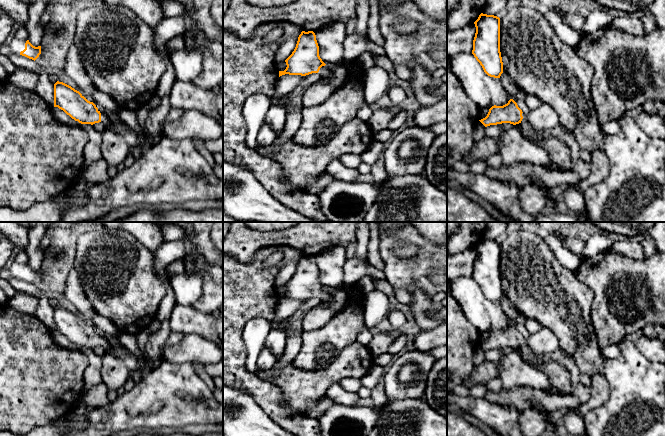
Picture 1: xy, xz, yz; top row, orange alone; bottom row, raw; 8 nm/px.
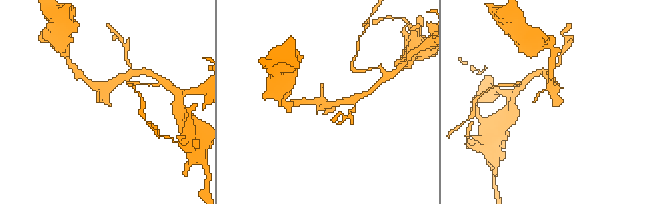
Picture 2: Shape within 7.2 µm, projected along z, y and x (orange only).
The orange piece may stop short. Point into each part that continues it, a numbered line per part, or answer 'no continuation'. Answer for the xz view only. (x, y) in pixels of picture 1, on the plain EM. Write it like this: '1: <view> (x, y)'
1: xz (324, 296)

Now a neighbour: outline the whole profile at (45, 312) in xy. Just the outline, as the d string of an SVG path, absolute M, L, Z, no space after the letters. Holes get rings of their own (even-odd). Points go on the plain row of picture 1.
M45 294L39 297L39 305L34 314L49 330L54 331L54 308Z

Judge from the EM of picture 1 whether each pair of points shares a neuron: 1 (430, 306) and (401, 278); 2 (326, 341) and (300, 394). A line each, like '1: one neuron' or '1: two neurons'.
1: two neurons
2: two neurons

